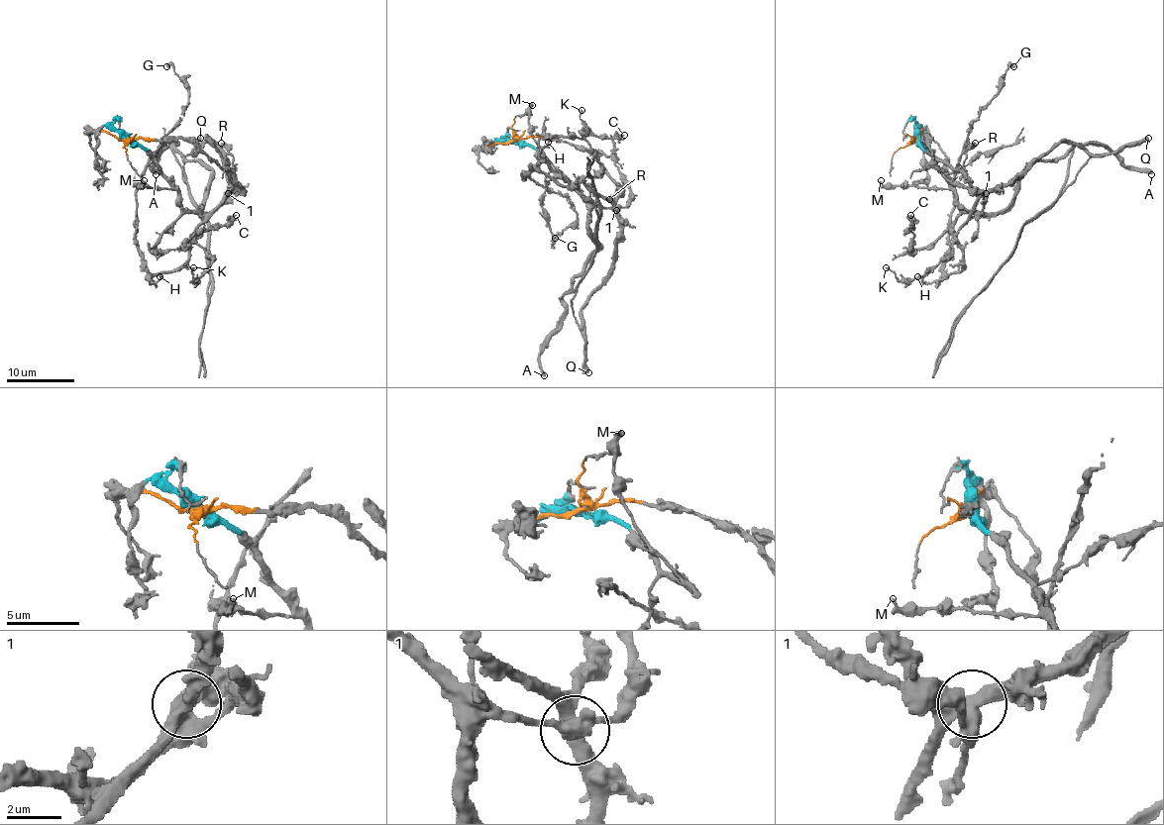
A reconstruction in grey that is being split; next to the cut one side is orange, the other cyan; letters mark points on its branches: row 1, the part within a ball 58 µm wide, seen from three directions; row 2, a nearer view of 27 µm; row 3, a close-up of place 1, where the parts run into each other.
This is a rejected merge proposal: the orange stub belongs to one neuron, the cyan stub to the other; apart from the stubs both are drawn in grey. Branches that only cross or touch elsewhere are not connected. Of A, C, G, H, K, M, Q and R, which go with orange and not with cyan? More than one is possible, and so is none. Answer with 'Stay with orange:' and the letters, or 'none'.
Stay with orange: G, H, K, Q, R

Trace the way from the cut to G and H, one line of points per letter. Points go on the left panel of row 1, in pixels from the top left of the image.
G: (125, 139), (191, 141), (231, 177), (173, 269), (151, 273), (136, 241), (138, 181), (188, 101), (166, 65)
H: (125, 139), (191, 141), (228, 171), (231, 188), (193, 236), (188, 257), (151, 276), (151, 281), (159, 276)

